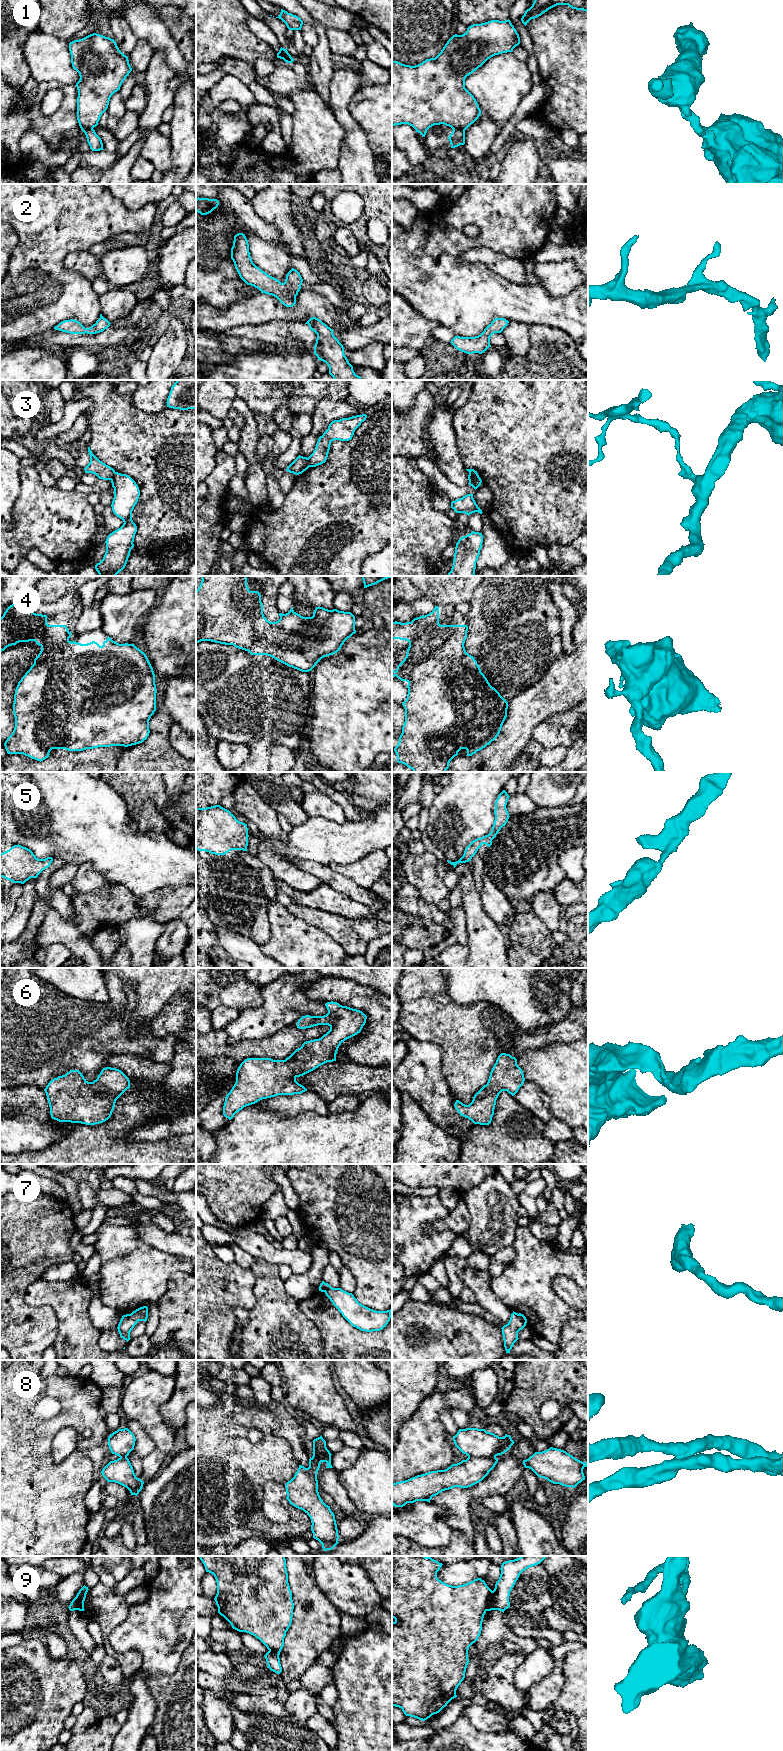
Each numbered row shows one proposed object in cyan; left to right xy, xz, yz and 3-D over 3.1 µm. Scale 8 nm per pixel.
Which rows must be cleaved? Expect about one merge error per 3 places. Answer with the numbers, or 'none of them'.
1, 3, 4, 8, 9

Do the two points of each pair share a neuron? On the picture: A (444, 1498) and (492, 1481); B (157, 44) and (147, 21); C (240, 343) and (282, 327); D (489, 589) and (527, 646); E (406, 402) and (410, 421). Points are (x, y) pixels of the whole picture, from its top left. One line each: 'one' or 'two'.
A: one
B: one
C: one
D: one
E: two

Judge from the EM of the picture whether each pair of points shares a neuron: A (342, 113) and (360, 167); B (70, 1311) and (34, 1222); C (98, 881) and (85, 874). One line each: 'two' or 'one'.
A: one
B: two
C: one

